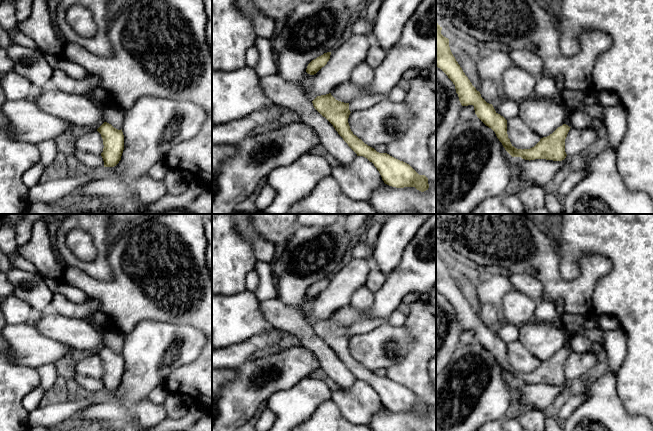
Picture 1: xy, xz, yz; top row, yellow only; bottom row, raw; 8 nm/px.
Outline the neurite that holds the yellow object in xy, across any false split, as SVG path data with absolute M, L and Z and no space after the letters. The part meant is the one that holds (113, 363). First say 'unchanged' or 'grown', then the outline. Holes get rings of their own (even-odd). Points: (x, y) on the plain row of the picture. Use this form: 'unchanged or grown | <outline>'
grown | M104 346L97 354L87 355L75 367L78 374L101 379L104 391L114 391L121 384L124 374L124 359L121 354Z

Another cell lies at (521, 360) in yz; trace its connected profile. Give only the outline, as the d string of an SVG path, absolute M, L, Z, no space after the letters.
M519 340L507 344L507 358L512 370L517 373L530 373L541 363Z

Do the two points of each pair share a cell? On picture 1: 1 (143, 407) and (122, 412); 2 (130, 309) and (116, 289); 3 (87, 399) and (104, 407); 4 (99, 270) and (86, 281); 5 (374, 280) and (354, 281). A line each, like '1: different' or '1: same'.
1: different
2: same
3: different
4: different
5: different

